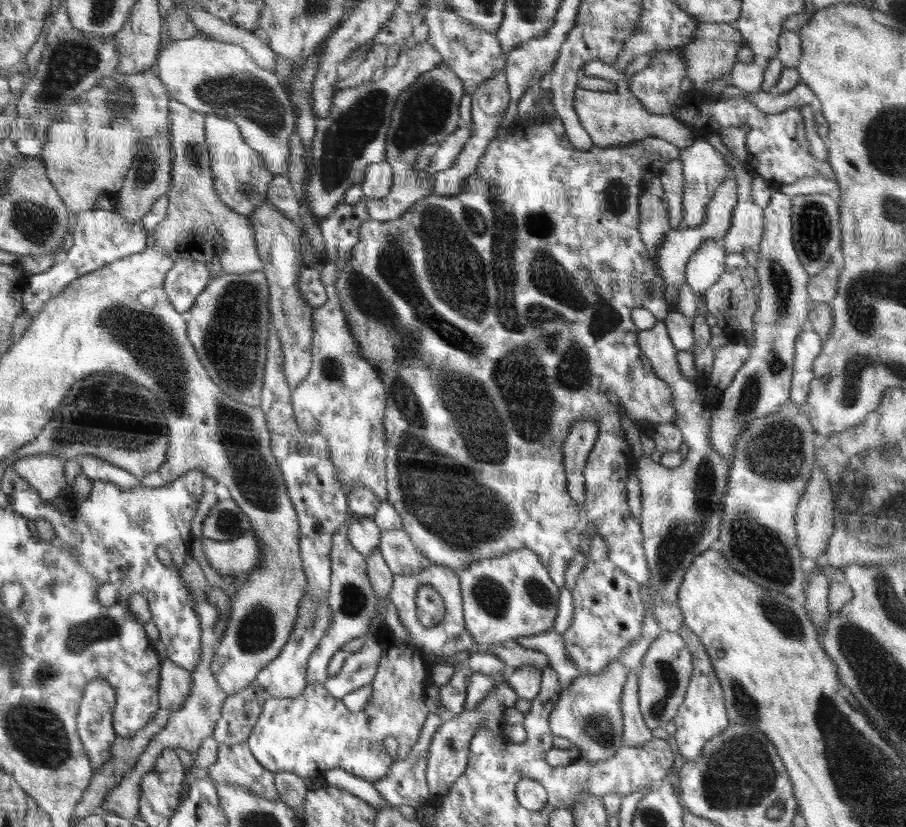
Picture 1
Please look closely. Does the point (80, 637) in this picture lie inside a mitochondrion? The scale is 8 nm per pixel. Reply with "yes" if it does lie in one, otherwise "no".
yes

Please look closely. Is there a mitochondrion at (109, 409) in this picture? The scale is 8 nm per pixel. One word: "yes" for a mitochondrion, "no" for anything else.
yes

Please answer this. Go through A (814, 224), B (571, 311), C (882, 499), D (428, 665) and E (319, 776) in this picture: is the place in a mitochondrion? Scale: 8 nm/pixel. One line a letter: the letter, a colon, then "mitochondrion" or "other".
A: mitochondrion
B: mitochondrion
C: mitochondrion
D: other
E: other

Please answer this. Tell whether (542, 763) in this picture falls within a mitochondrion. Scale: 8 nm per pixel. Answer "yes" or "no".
no

